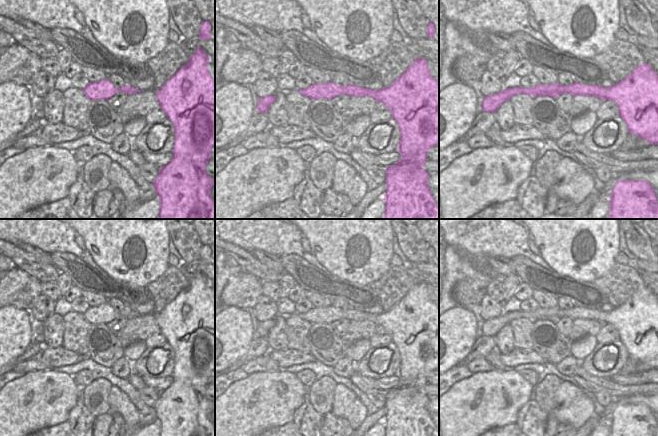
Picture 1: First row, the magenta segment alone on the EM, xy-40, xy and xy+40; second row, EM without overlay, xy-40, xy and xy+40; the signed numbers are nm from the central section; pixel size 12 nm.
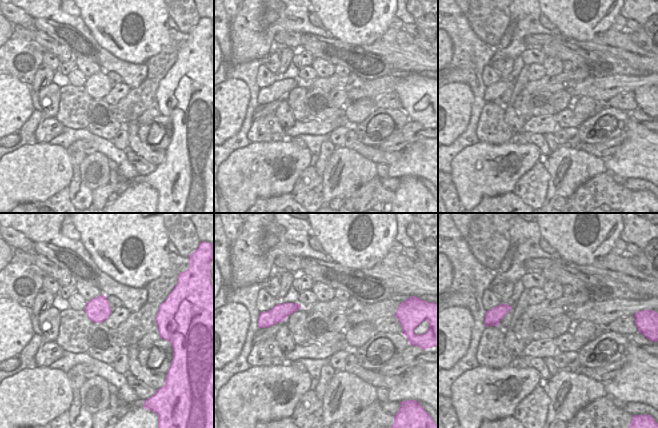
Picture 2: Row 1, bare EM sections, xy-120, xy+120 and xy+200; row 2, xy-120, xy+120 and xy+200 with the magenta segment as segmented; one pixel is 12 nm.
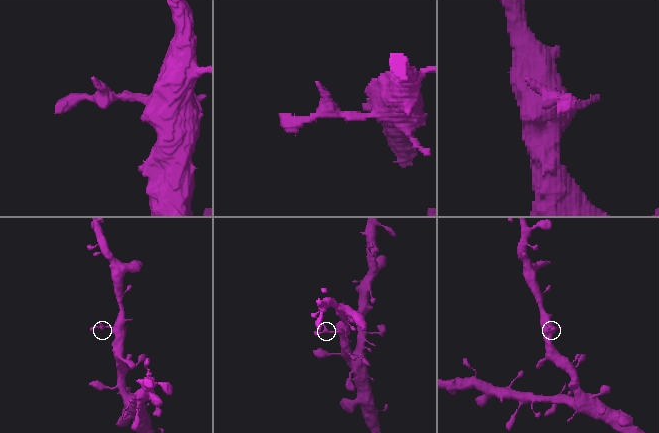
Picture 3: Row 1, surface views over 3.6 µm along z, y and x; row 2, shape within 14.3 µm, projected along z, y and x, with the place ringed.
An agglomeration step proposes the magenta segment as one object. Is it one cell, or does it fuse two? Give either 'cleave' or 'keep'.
cleave

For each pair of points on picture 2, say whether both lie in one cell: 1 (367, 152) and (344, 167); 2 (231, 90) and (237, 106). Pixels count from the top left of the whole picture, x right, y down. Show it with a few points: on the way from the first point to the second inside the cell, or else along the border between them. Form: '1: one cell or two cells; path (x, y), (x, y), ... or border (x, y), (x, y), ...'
1: two cells; border (344, 145), (357, 151), (376, 165)
2: one cell; path (231, 94), (233, 102)

